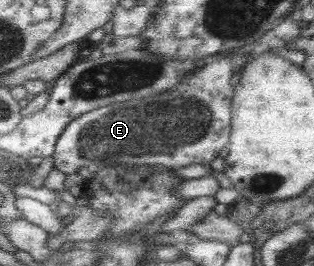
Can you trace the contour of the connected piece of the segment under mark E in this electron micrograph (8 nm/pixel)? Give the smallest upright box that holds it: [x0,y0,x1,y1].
[53,54,245,174]

